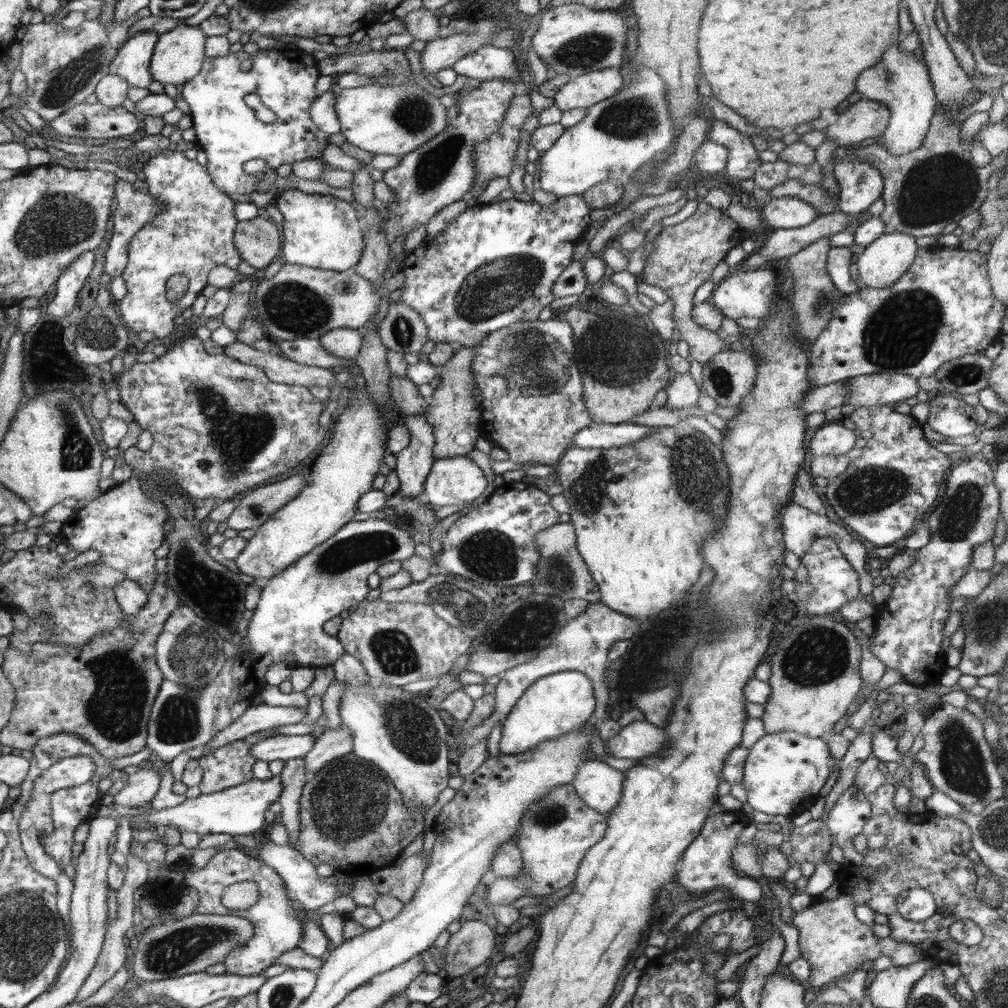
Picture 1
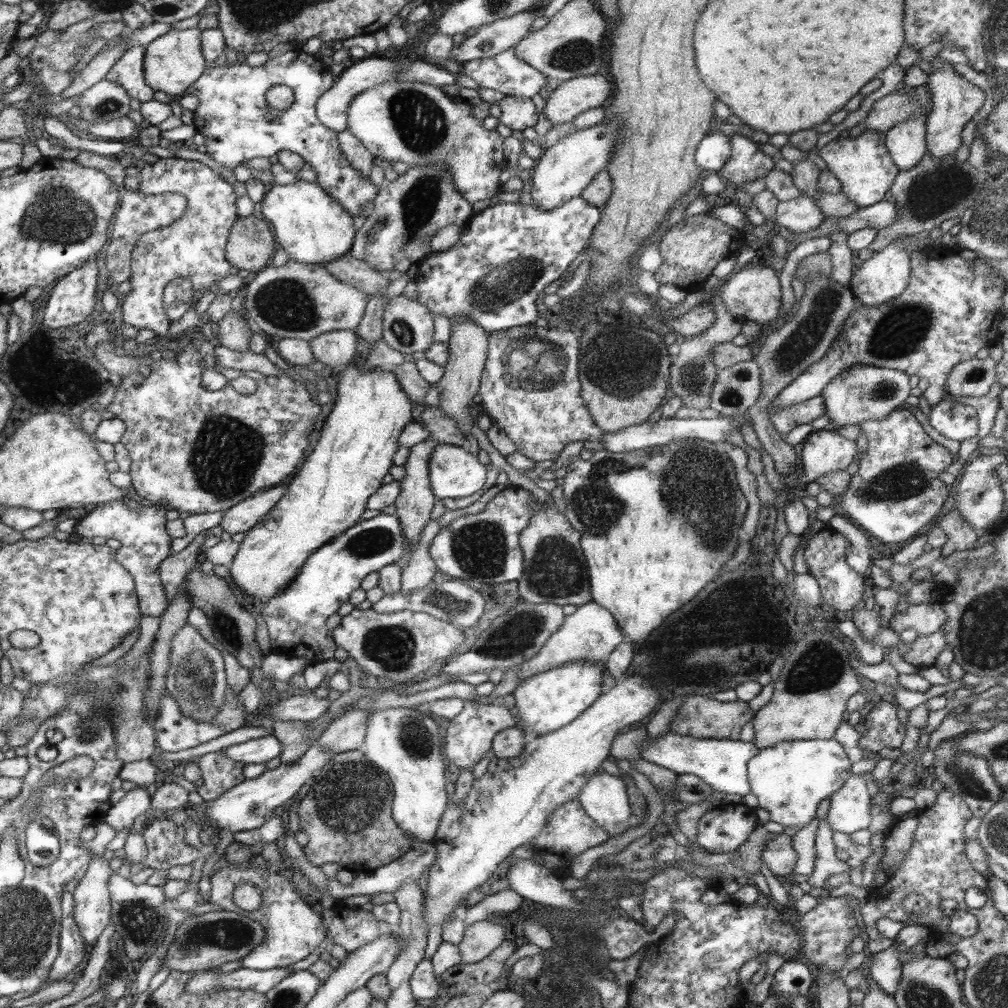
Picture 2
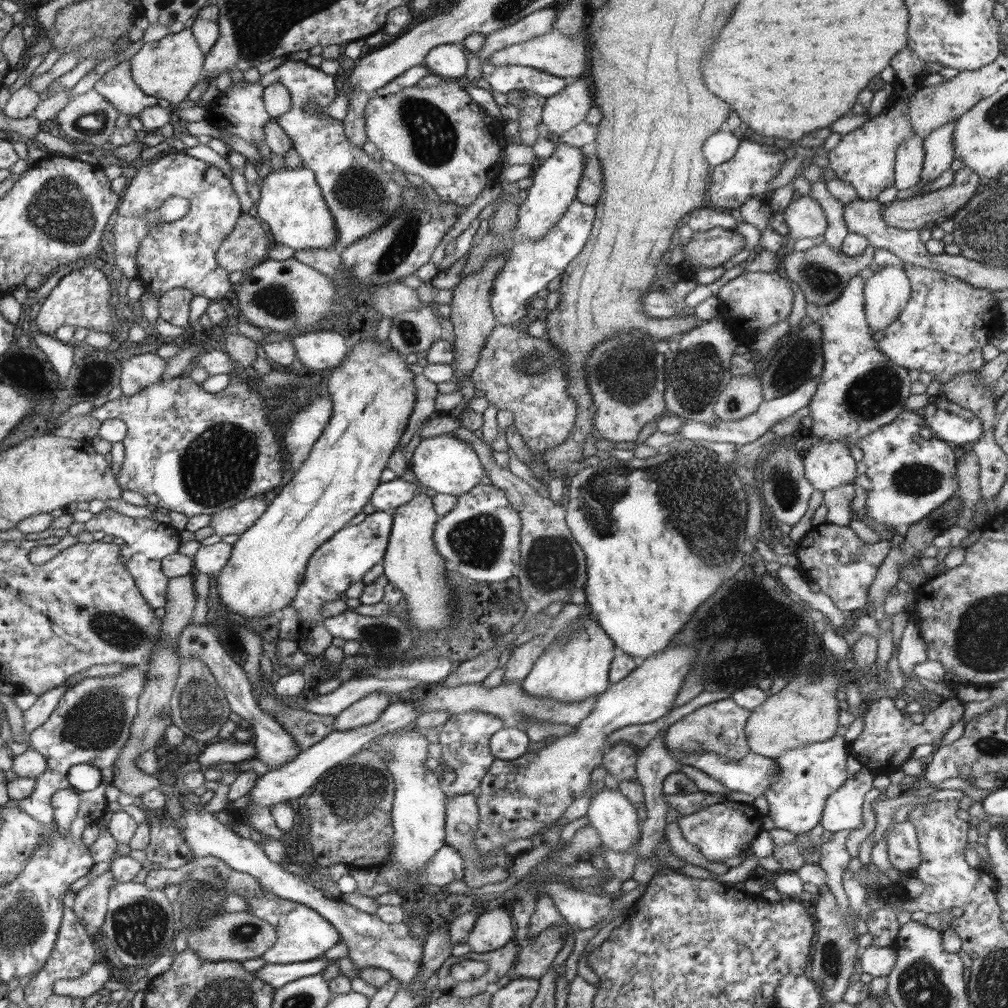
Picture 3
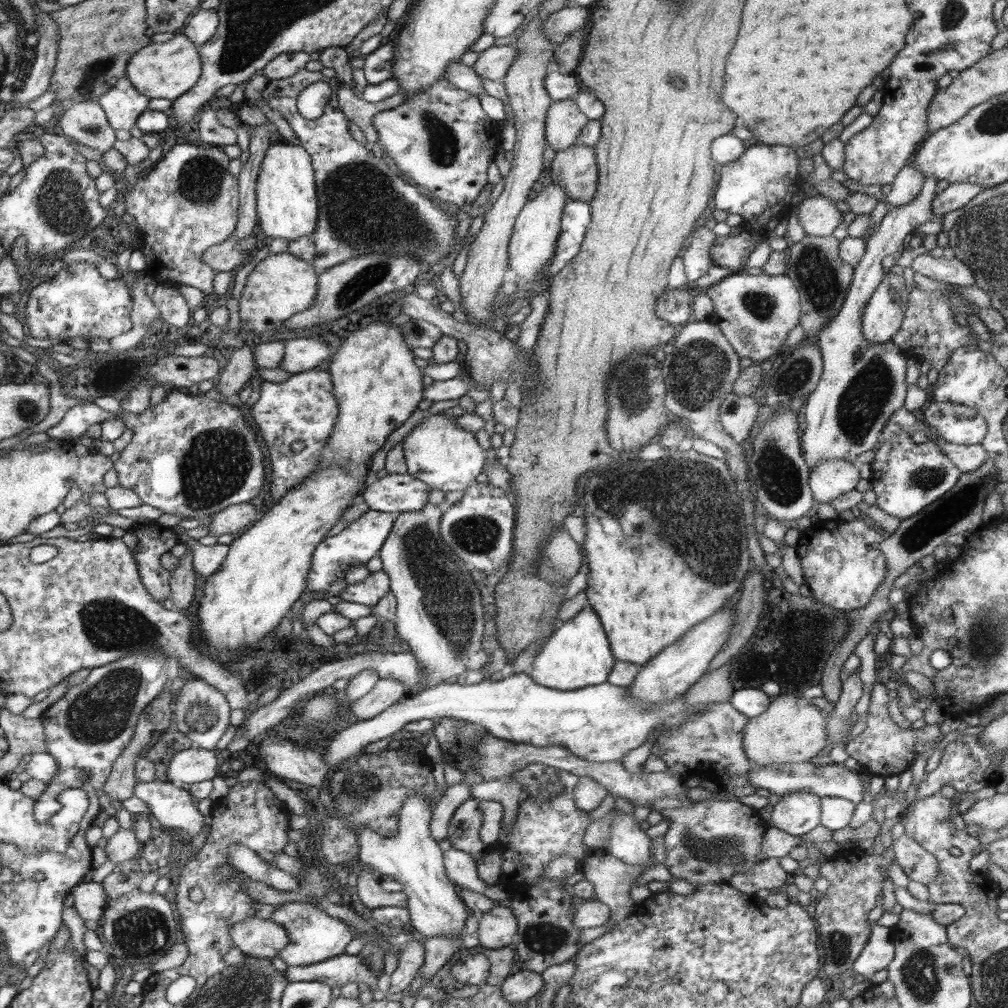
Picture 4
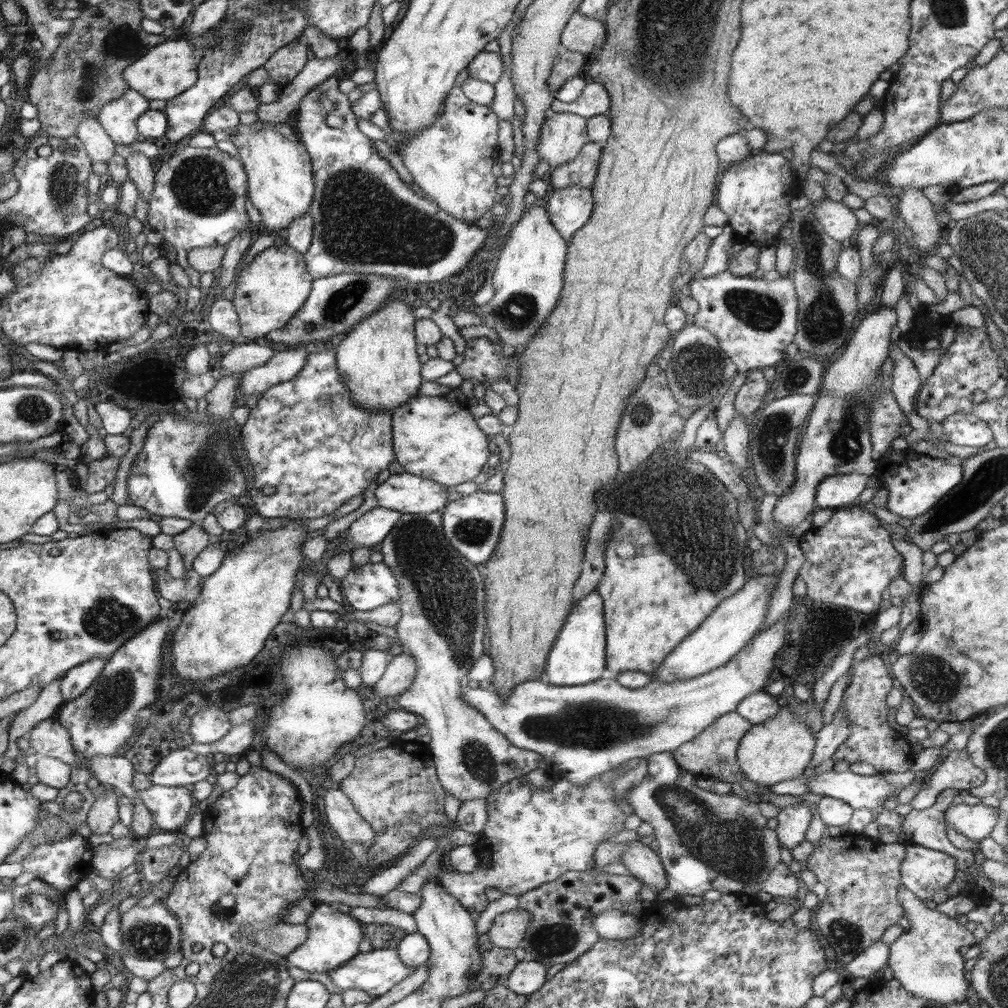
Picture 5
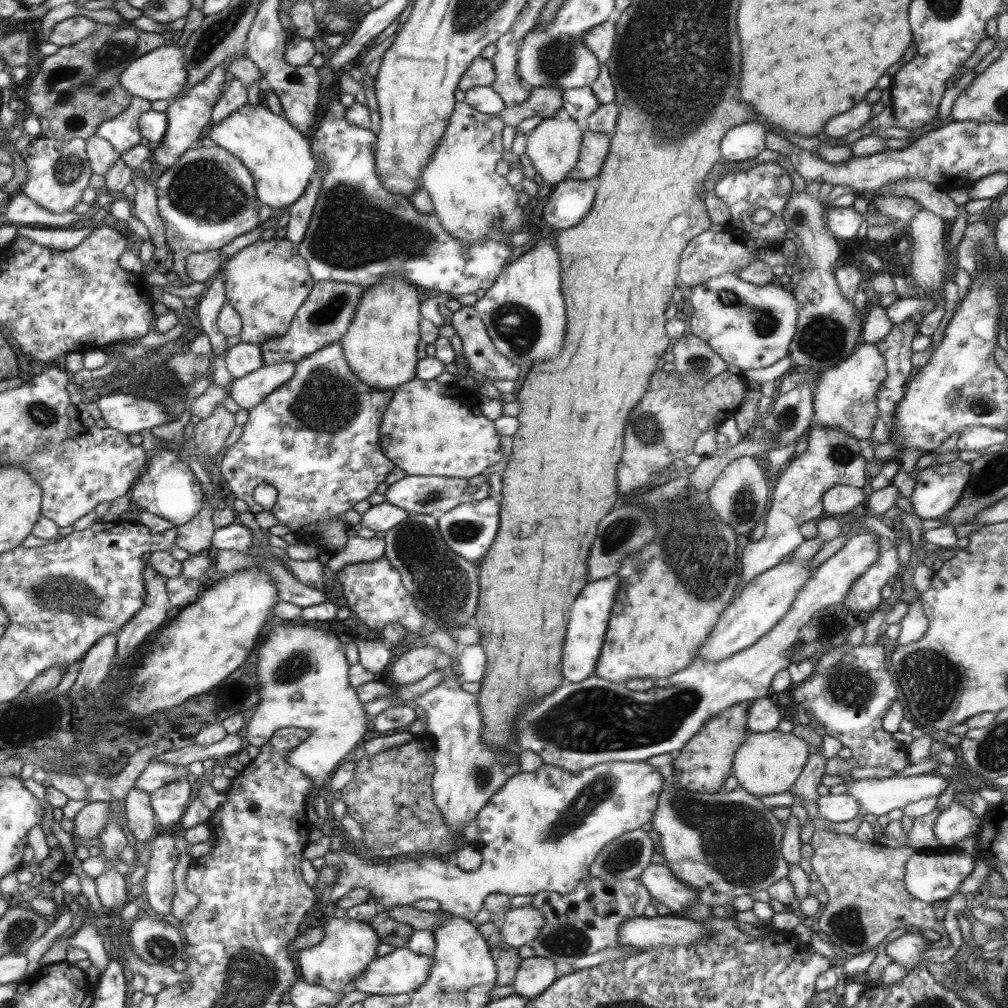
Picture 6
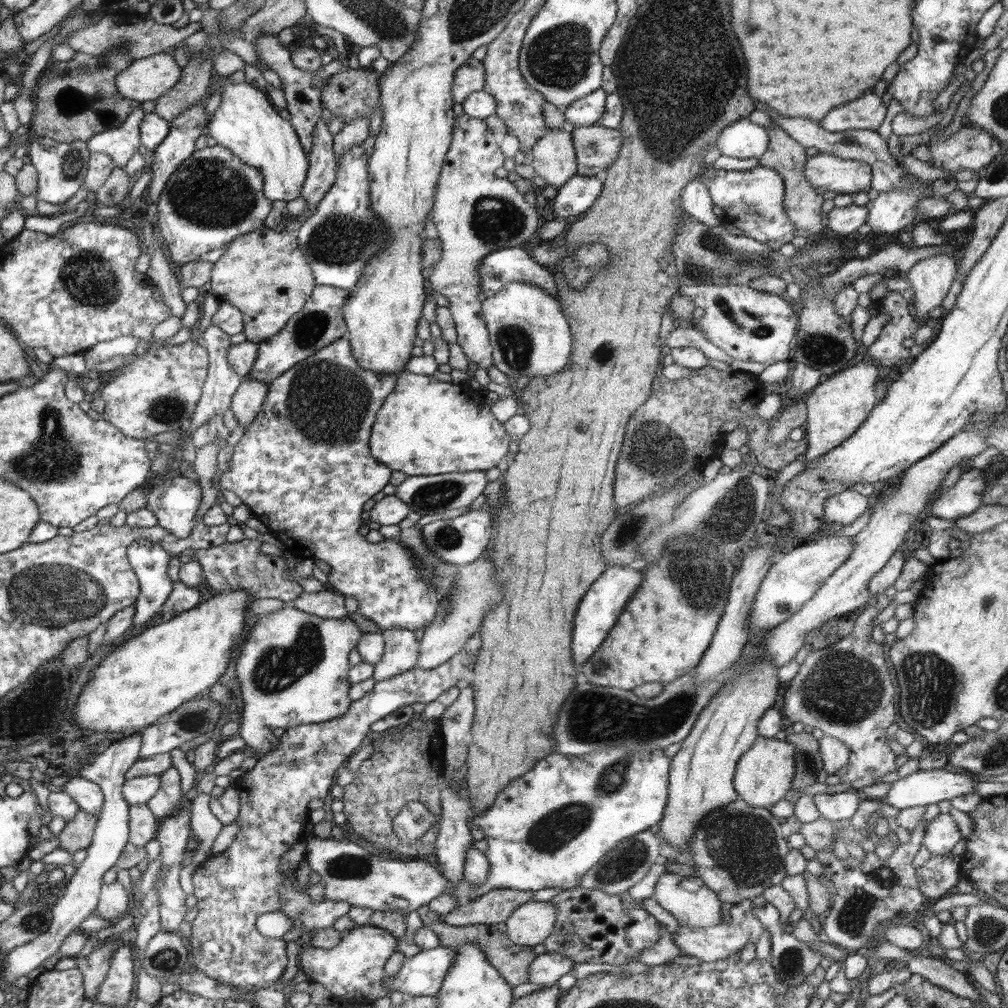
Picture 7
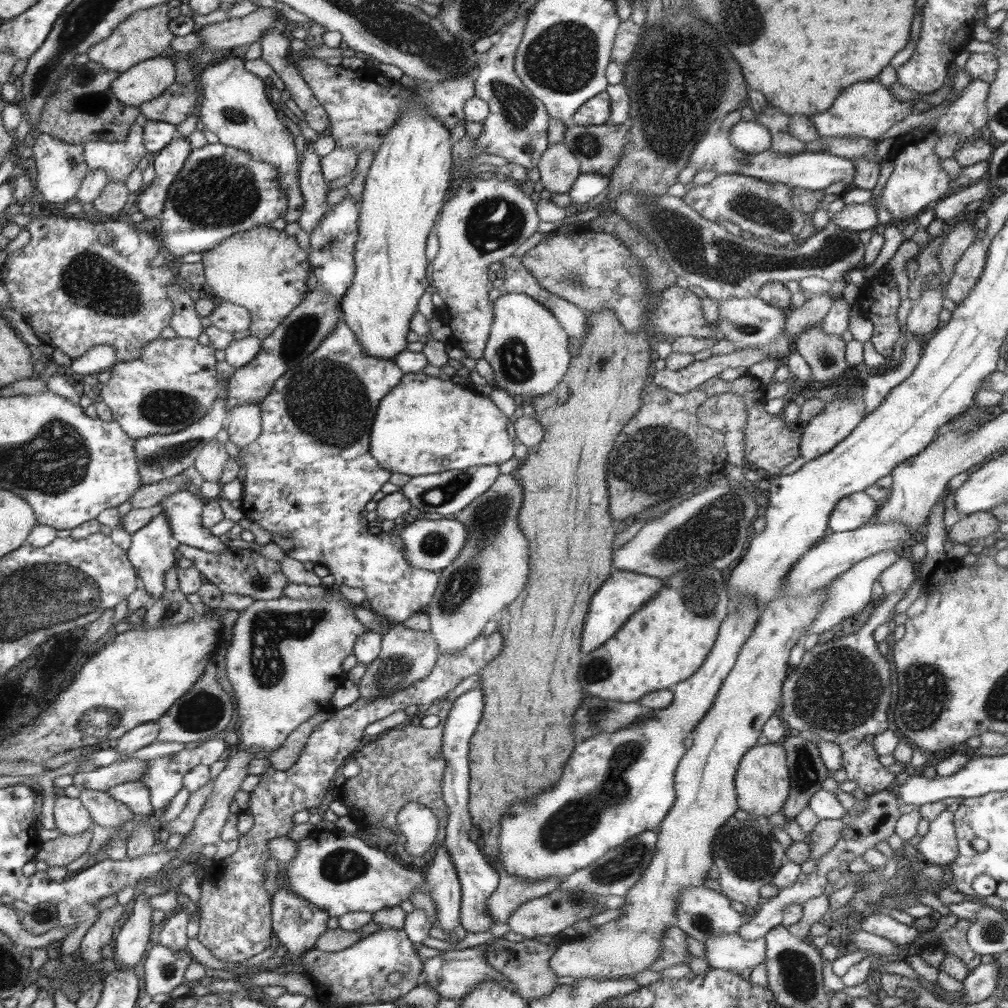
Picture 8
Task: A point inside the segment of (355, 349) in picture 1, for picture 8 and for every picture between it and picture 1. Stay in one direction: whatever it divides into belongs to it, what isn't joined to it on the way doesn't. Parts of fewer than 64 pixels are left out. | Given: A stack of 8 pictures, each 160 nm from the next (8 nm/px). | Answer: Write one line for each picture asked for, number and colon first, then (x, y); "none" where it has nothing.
2: (336, 349)
3: (316, 350)
4: (301, 354)
5: (284, 365)
6: (248, 391)
7: (247, 402)
8: (244, 422)

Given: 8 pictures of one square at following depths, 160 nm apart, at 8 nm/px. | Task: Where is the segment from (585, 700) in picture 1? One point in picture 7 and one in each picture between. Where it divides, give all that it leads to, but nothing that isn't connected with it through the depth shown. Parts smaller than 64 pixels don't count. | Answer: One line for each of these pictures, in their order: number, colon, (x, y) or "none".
2: (546, 701)
3: (573, 669)
4: (577, 654)
5: (578, 657)
6: (589, 616)
7: (605, 600)

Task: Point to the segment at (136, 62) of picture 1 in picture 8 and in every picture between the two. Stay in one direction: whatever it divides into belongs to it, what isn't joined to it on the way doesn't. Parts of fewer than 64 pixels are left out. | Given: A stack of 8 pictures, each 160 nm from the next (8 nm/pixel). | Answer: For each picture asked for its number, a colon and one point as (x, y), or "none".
2: (128, 71)
3: (117, 86)
4: (123, 104)
5: (118, 118)
6: (121, 132)
7: (122, 143)
8: (117, 159)

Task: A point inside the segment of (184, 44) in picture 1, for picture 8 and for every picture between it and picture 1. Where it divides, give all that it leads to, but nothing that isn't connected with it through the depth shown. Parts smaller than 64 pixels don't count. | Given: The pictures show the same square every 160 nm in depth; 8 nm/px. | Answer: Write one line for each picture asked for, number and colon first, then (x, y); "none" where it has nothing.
2: (173, 63)
3: (169, 68)
4: (170, 69)
5: (167, 70)
6: (161, 74)
7: (146, 79)
8: (149, 79)

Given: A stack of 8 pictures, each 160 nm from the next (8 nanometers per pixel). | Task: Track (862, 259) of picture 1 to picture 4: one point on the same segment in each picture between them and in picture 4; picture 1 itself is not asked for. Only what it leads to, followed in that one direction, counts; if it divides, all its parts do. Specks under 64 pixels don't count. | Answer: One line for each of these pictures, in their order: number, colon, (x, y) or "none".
2: (884, 276)
3: (886, 293)
4: (883, 315)

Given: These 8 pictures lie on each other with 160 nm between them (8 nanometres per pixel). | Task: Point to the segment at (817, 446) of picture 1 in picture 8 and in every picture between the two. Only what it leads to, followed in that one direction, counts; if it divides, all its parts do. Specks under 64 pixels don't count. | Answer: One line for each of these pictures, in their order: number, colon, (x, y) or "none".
2: (824, 452)
3: (827, 466)
4: (832, 478)
5: (834, 492)
6: (840, 500)
7: (844, 508)
8: (856, 510)

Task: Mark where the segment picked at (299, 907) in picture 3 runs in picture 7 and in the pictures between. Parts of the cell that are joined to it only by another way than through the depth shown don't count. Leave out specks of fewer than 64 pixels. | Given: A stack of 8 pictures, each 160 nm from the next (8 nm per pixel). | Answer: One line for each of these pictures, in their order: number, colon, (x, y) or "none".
4: (313, 936)
5: (333, 937)
6: (349, 947)
7: (352, 971)

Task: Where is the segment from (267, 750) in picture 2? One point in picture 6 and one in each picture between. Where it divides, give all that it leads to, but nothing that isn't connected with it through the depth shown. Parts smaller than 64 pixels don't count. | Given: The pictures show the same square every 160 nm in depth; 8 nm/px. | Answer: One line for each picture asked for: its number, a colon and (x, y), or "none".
3: (213, 754)
4: (195, 764)
5: (182, 768)
6: (157, 774)

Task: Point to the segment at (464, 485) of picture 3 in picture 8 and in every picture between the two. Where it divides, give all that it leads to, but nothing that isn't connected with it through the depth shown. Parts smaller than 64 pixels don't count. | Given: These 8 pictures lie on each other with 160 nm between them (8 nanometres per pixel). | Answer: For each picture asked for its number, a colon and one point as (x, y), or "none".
4: (445, 457)
5: (447, 446)
6: (428, 431)
7: (425, 427)
8: (425, 425)

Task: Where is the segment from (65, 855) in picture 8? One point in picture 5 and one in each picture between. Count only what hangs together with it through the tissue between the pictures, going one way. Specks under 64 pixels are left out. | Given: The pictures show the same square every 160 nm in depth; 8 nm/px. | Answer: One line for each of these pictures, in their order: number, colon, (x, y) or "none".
5: (104, 814)
6: (89, 822)
7: (78, 833)

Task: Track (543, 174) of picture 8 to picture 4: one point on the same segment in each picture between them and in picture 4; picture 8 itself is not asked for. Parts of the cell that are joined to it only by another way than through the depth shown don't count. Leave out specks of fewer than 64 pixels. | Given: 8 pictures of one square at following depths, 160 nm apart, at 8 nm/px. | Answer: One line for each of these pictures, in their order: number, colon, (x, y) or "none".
4: (565, 121)
5: (562, 136)
6: (554, 146)
7: (553, 158)

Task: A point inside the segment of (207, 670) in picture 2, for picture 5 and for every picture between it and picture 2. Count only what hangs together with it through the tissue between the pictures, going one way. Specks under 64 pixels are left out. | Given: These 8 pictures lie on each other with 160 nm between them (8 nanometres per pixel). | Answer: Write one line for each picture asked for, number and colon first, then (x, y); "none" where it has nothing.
3: (198, 704)
4: (201, 712)
5: (210, 724)

